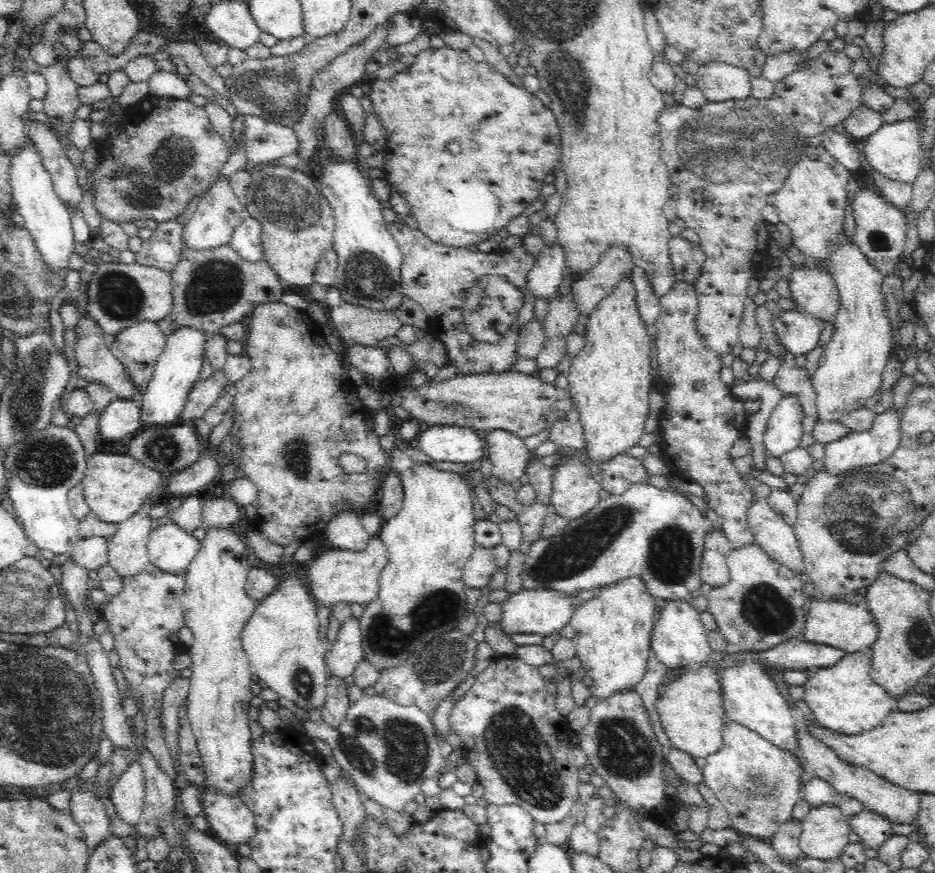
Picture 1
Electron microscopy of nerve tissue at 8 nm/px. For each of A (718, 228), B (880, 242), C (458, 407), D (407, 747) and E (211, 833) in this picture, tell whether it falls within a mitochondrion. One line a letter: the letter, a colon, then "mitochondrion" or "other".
A: other
B: mitochondrion
C: mitochondrion
D: mitochondrion
E: other

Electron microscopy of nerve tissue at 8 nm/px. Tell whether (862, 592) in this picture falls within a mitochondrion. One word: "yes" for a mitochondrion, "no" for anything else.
no

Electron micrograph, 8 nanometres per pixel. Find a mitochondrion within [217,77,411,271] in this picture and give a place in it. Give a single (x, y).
(287, 204)

